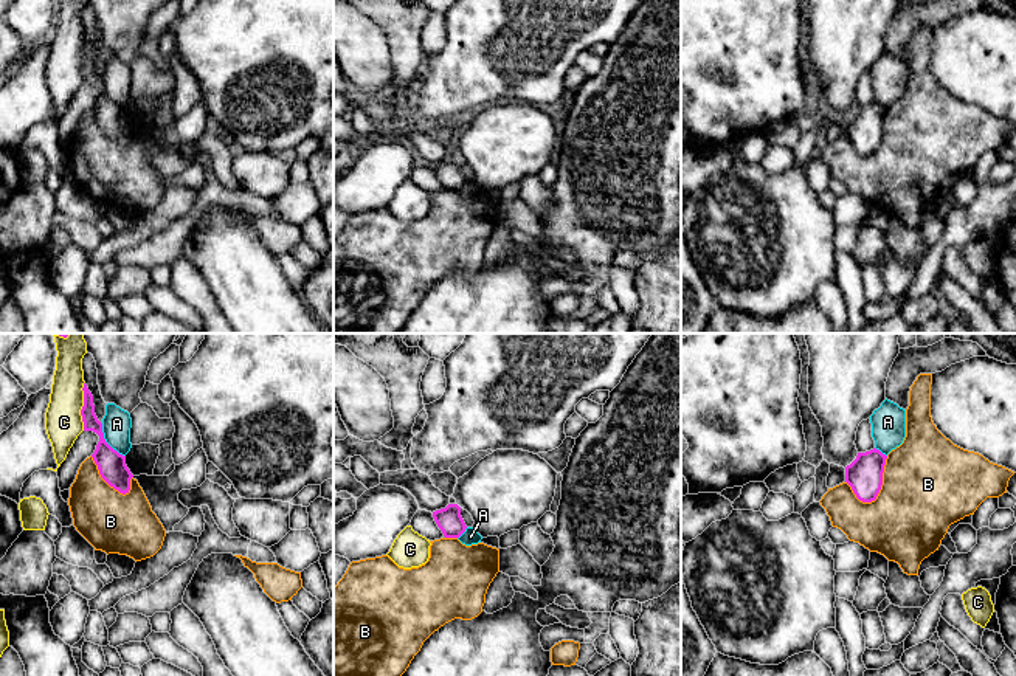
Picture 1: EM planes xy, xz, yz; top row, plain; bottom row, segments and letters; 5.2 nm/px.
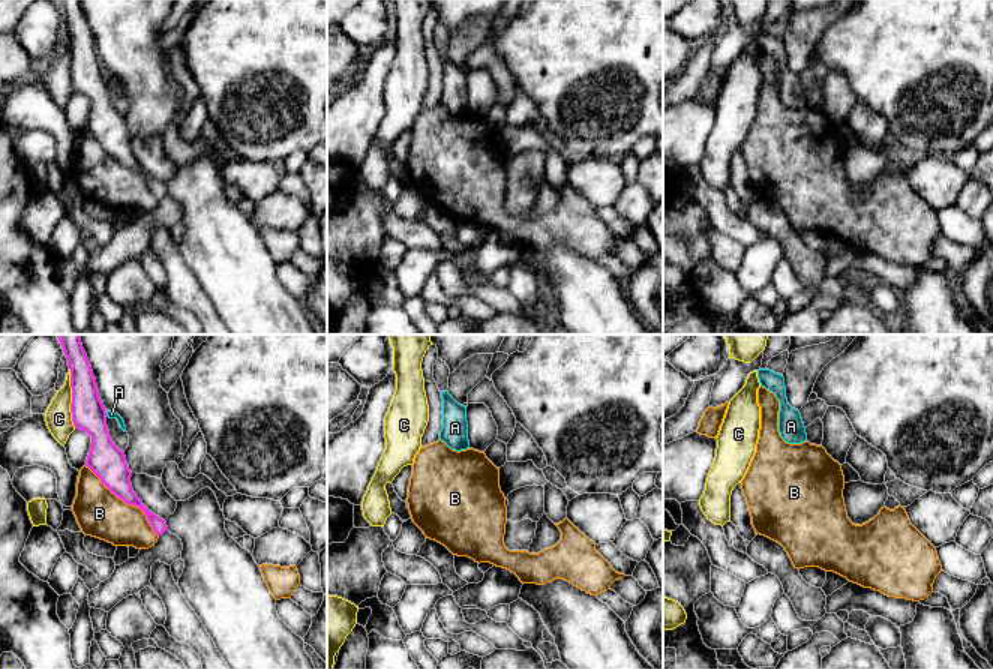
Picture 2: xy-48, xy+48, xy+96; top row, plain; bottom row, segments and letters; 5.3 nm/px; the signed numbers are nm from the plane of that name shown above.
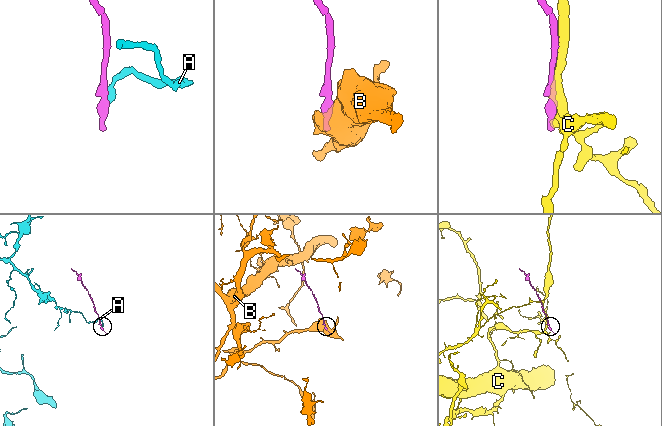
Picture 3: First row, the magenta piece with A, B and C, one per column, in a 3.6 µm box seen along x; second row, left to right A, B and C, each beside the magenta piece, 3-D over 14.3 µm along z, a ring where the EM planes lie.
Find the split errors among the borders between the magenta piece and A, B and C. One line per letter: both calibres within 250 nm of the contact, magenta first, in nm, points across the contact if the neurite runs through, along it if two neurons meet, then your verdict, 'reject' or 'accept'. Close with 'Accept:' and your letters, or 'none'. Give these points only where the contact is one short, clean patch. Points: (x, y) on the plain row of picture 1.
A: 150 nm thick on the magenta side, 150 nm on the other; border along xy (101, 76), (104, 92), (124, 109); reject
B: 190 nm thick on the magenta side, 480 nm on the other; reject
C: 80 nm thick on the magenta side, 190 nm on the other; reject
Accept: none

